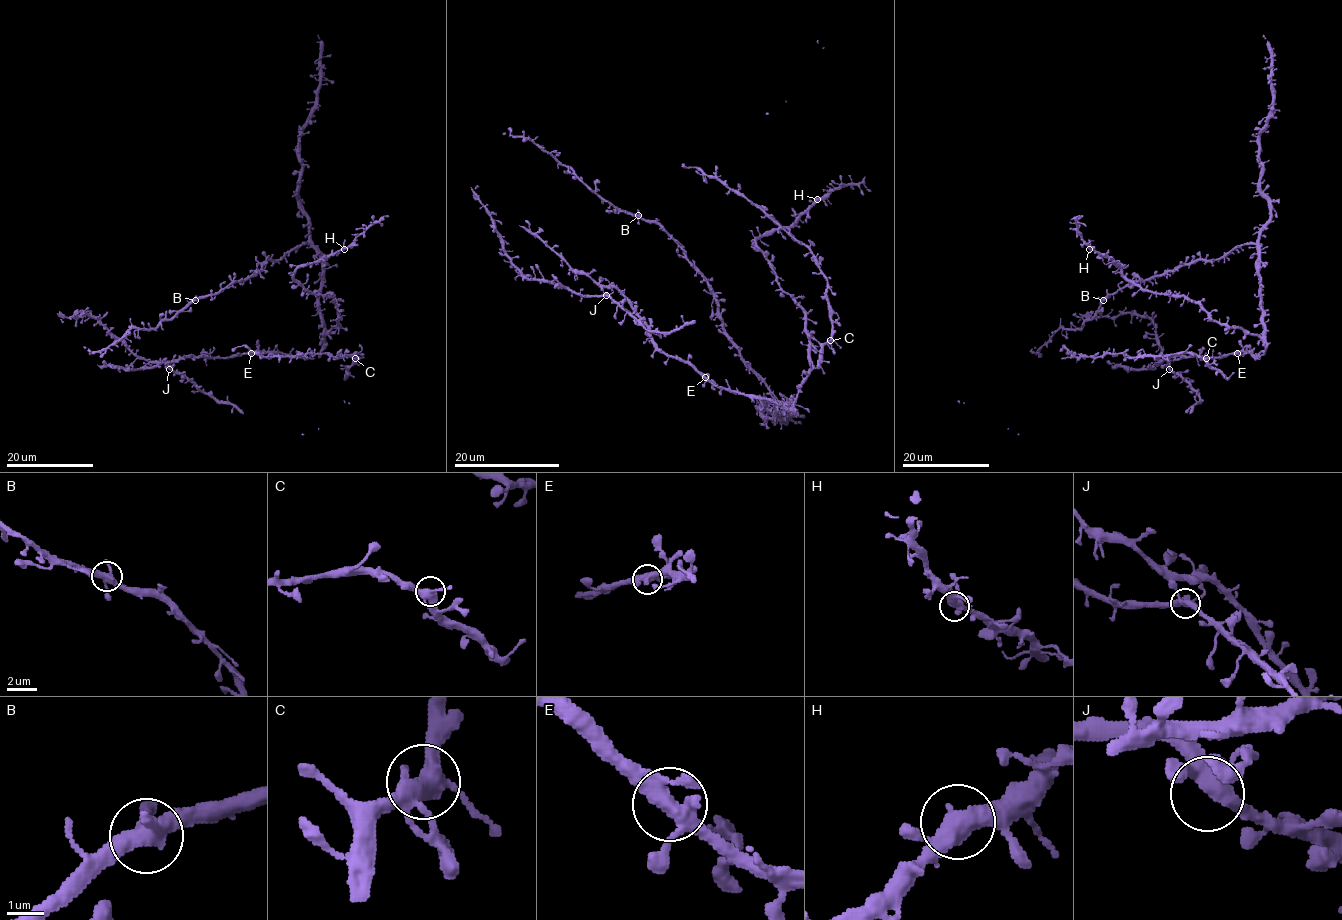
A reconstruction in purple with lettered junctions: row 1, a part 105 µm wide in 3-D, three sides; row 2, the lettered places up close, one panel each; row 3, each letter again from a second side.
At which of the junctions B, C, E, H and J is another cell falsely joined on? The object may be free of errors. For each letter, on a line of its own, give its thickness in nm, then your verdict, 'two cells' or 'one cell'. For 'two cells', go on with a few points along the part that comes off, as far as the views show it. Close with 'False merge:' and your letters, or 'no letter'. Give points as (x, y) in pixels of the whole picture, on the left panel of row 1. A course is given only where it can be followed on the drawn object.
B: calibre 400 nm; one cell
C: calibre 400 nm; one cell
E: calibre 400 nm; one cell
H: calibre 400 nm; one cell
J: calibre 360 nm; one cell
False merge: no letter

